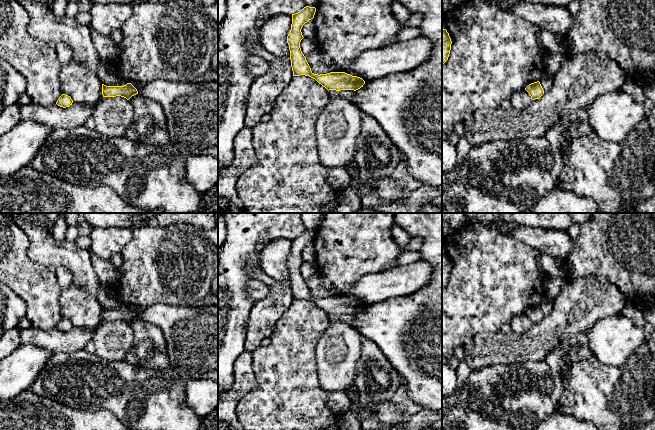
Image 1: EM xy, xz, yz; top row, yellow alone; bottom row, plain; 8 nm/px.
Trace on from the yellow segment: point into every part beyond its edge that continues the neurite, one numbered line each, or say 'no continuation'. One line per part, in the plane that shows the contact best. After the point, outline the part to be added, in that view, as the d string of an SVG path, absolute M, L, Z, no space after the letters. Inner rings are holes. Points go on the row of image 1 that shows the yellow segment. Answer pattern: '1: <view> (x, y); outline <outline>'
no continuation

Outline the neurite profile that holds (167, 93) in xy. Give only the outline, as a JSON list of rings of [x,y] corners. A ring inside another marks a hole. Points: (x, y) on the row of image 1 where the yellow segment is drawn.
[[[218,82],[131,84],[163,107],[170,144],[179,154],[218,158]]]

